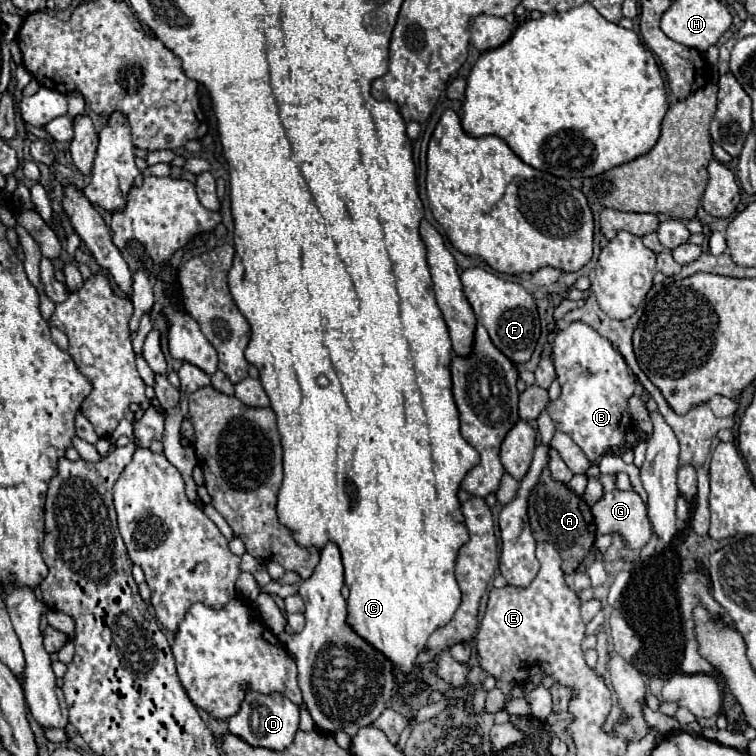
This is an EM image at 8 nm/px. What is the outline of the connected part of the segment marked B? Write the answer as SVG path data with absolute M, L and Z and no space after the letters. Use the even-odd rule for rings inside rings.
M571 322L567 328L557 332L551 358L561 384L561 396L547 404L547 412L553 418L555 428L569 434L591 462L621 448L625 442L625 430L631 424L627 400L635 392L635 382L623 356L589 324Z

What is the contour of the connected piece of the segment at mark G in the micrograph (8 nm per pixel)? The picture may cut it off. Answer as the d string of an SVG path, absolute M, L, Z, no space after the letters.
M607 474L601 478L603 482L603 498L591 506L591 512L595 516L595 524L597 524L597 532L605 534L605 532L619 532L629 548L643 548L653 530L651 530L651 522L647 516L647 508L641 500L641 496L635 490L617 490L615 486L615 474Z

